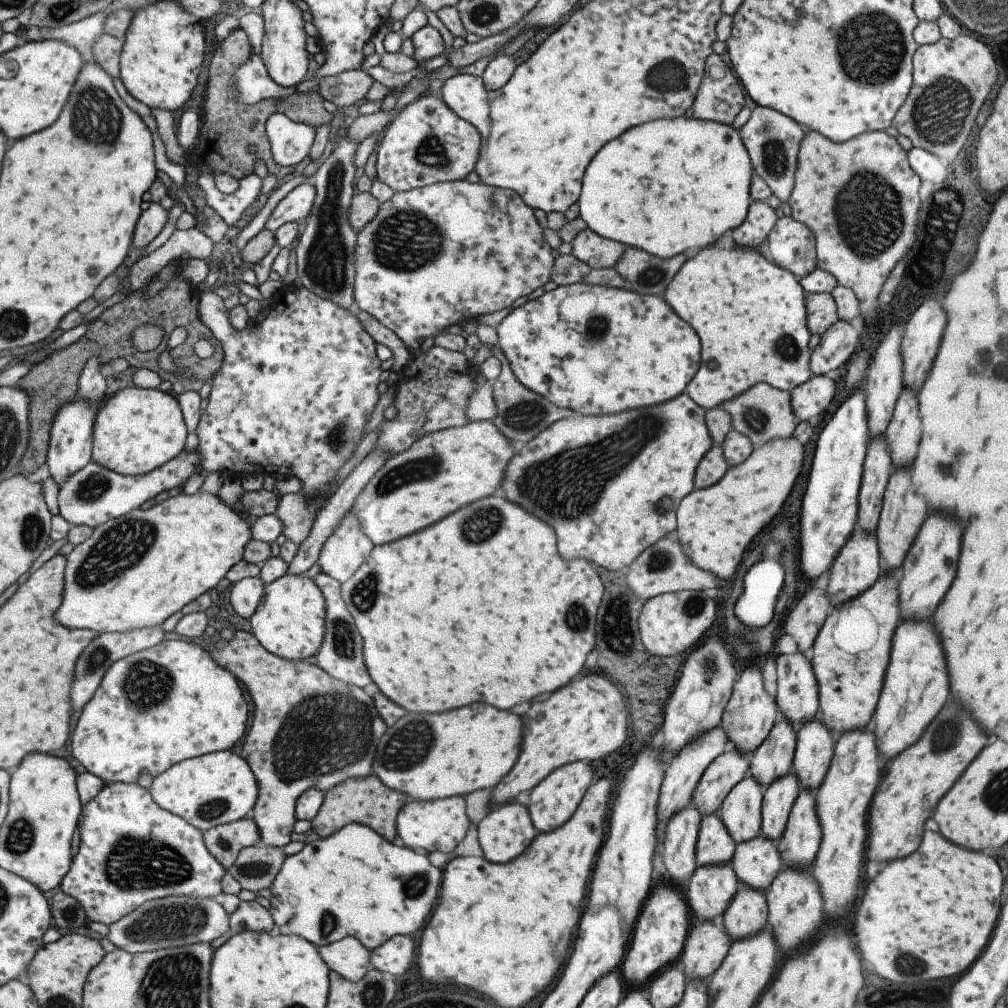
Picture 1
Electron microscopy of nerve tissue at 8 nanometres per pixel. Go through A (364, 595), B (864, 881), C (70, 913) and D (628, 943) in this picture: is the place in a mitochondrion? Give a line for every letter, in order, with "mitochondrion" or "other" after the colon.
A: mitochondrion
B: other
C: mitochondrion
D: other

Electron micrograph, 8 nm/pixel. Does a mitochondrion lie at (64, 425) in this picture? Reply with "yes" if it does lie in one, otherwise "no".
no

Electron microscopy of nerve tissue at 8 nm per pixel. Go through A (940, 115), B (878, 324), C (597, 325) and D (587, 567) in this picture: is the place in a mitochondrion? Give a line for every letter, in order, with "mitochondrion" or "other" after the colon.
A: mitochondrion
B: other
C: mitochondrion
D: other

